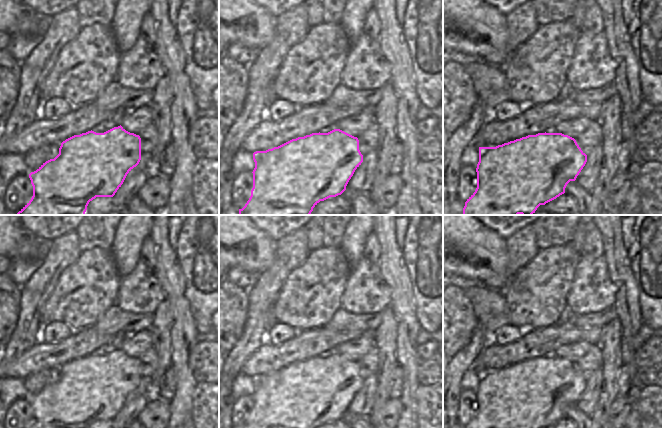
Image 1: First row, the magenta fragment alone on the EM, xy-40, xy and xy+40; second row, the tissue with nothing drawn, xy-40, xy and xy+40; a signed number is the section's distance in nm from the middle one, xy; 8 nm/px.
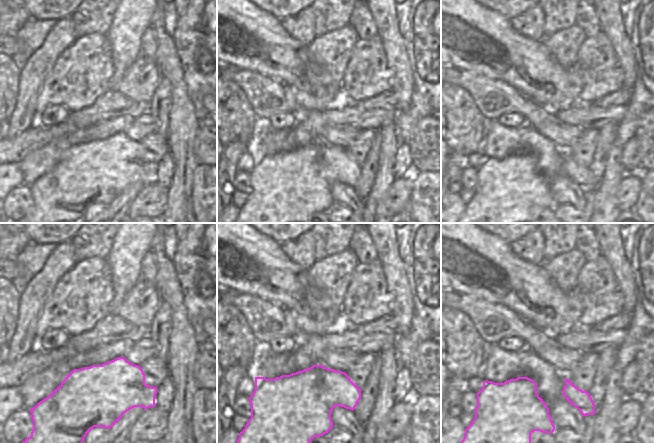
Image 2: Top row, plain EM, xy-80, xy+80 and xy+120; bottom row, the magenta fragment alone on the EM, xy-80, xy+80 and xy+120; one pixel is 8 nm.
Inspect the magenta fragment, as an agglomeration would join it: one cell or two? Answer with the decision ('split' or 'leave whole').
leave whole

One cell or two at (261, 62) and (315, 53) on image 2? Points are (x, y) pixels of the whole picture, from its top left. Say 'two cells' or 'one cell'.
two cells

